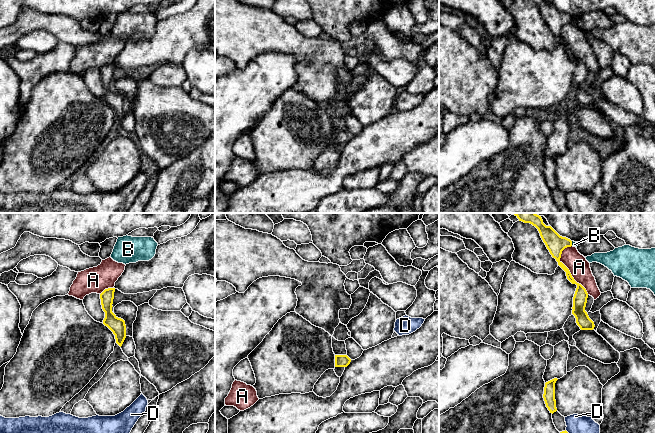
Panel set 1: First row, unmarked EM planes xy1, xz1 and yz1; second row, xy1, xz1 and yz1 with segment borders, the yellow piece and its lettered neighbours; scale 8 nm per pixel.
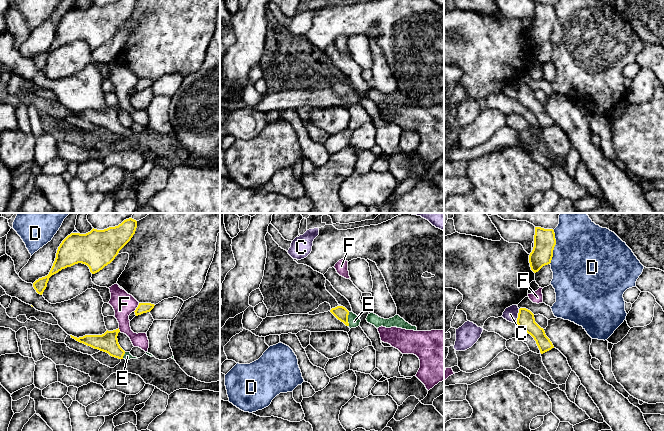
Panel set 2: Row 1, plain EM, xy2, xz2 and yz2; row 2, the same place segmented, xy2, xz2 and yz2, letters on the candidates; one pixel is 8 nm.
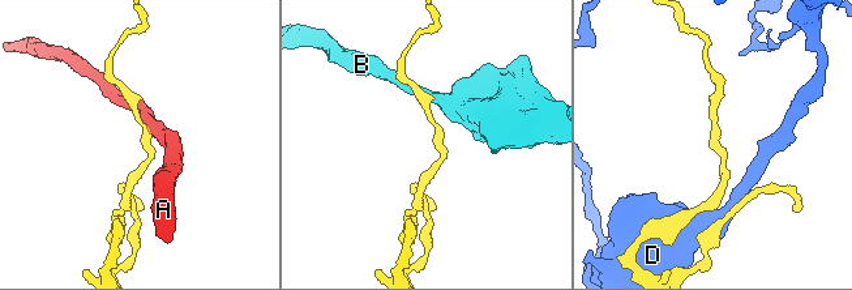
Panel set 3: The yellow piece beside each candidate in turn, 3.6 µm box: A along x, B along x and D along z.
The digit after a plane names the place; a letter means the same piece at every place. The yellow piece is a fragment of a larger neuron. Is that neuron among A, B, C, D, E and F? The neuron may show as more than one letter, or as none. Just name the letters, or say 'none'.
E

